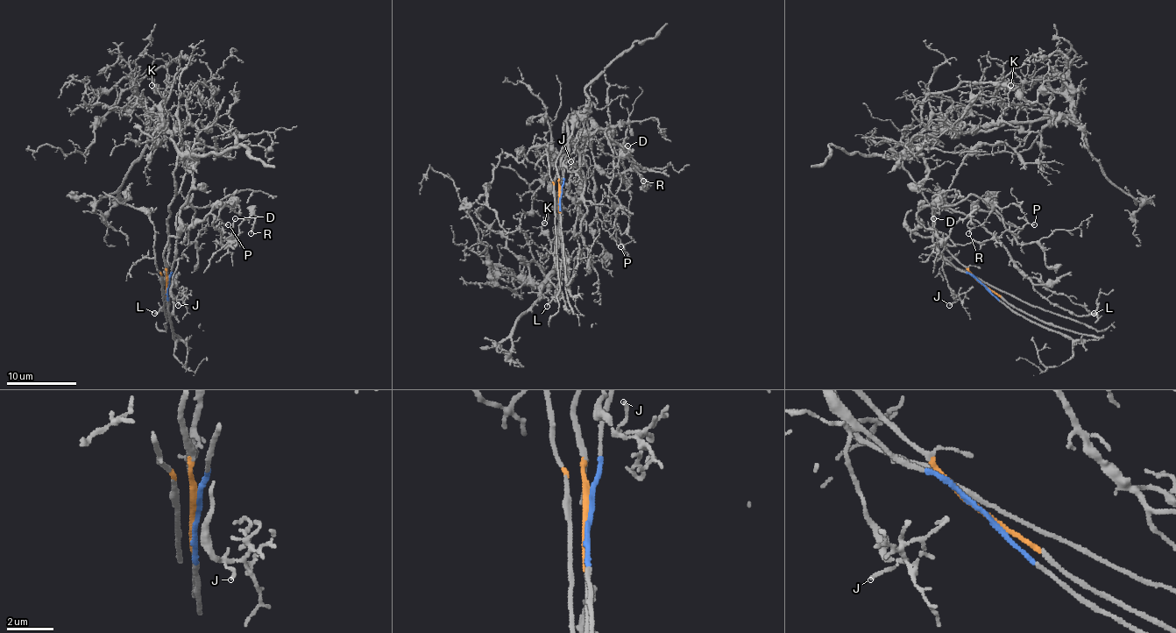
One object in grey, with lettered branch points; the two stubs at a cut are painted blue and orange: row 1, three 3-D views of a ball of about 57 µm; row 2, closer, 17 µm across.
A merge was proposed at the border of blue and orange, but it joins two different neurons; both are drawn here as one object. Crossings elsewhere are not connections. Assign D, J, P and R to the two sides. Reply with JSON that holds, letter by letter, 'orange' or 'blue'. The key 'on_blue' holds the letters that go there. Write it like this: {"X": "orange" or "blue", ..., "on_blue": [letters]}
{"D": "orange", "J": "blue", "P": "orange", "R": "orange", "on_blue": ["J"]}

